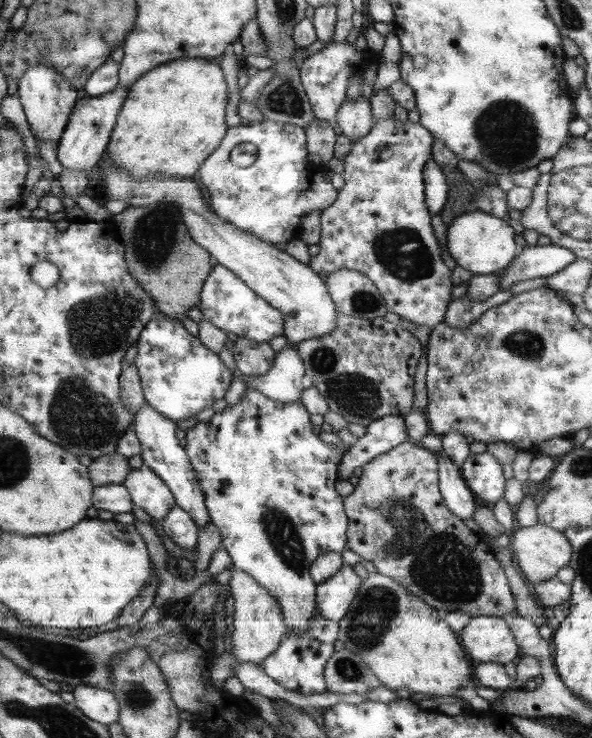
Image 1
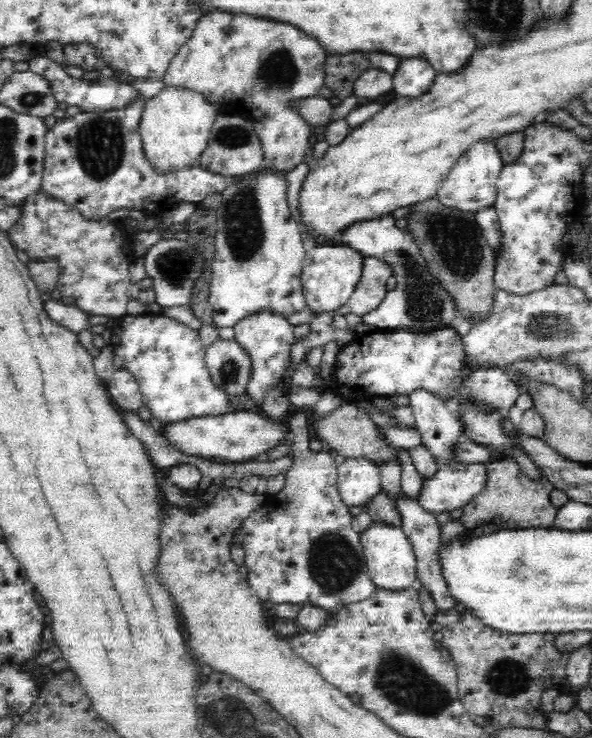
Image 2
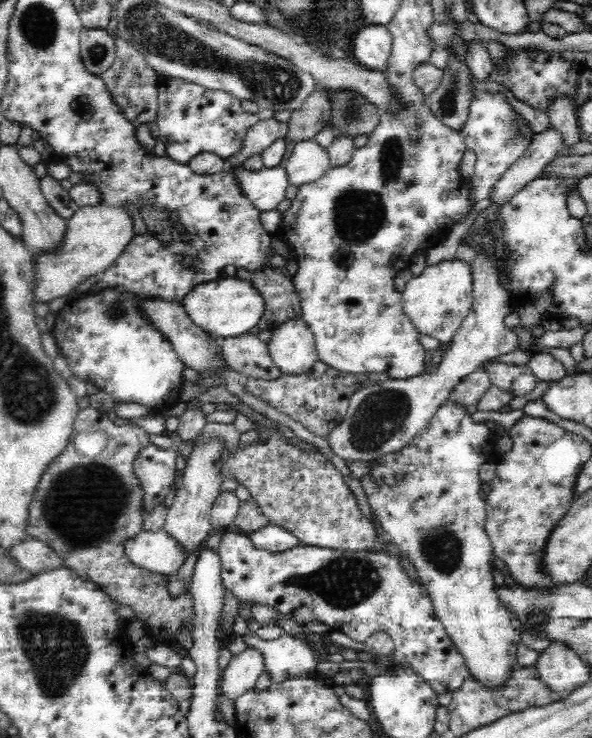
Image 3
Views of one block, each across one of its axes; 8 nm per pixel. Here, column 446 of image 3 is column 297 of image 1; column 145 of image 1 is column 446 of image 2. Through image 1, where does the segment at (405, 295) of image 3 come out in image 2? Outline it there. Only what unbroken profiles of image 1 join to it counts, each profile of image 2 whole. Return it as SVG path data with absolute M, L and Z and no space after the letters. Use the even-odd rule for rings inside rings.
M485 138L475 141L450 169L435 198L442 204L465 213L477 213L483 208L494 207L497 196L496 184L504 165L494 140L489 141Z

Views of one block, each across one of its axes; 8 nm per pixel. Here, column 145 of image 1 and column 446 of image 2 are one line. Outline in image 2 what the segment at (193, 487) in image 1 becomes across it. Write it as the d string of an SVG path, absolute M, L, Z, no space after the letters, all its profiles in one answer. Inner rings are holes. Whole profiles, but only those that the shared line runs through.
M413 389L408 395L422 445L431 452L439 467L454 462L453 448L460 439L466 438L457 412L450 412L443 400L427 389Z

